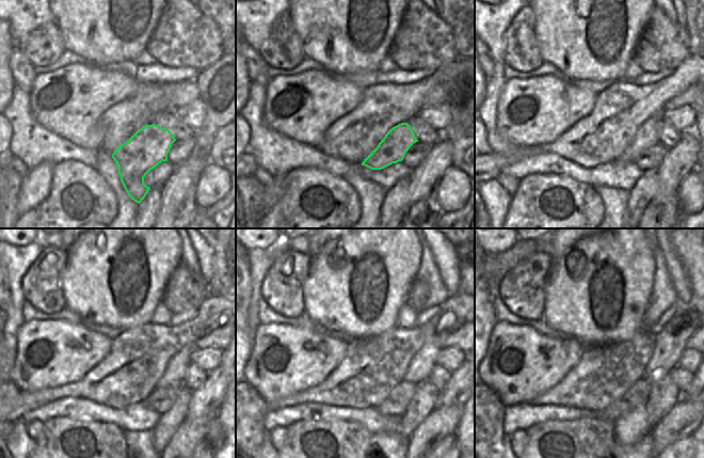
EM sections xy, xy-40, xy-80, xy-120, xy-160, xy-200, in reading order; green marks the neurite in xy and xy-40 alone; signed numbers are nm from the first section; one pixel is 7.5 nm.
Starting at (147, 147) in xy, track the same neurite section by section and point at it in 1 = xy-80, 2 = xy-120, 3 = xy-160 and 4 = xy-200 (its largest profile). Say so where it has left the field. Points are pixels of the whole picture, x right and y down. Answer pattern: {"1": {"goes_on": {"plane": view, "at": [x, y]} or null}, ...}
{"1": {"goes_on": {"plane": "xy-80", "at": [646, 136]}}, "2": {"goes_on": {"plane": "xy-120", "at": [174, 373]}}, "3": {"goes_on": {"plane": "xy-160", "at": [419, 368]}}, "4": {"goes_on": {"plane": "xy-200", "at": [669, 347]}}}

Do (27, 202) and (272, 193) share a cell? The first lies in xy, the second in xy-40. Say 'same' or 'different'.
same

